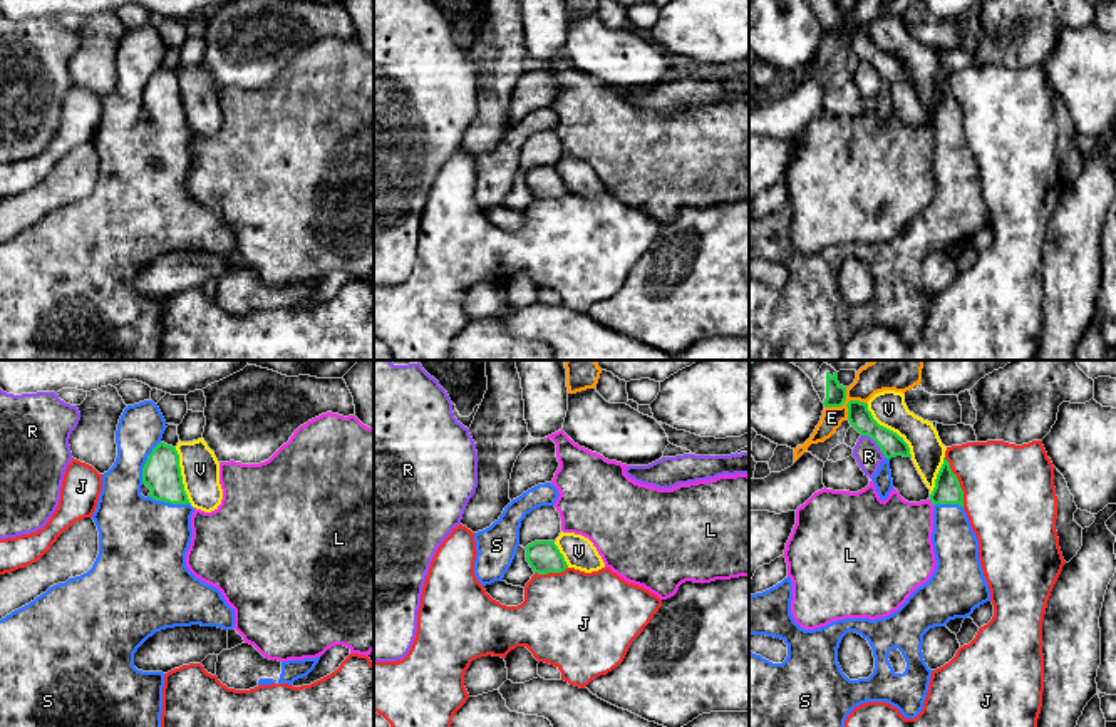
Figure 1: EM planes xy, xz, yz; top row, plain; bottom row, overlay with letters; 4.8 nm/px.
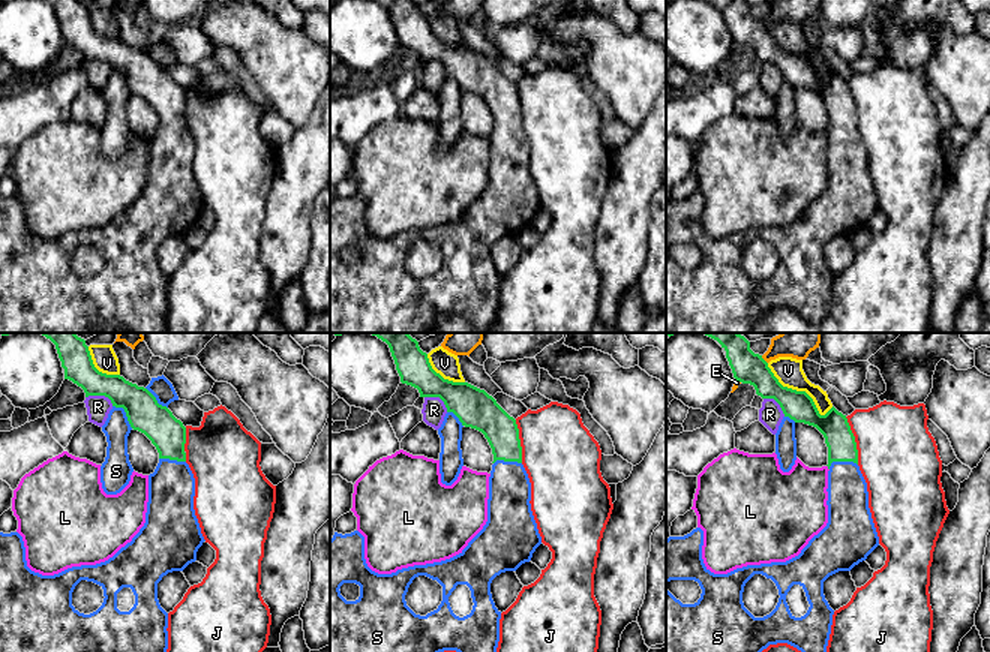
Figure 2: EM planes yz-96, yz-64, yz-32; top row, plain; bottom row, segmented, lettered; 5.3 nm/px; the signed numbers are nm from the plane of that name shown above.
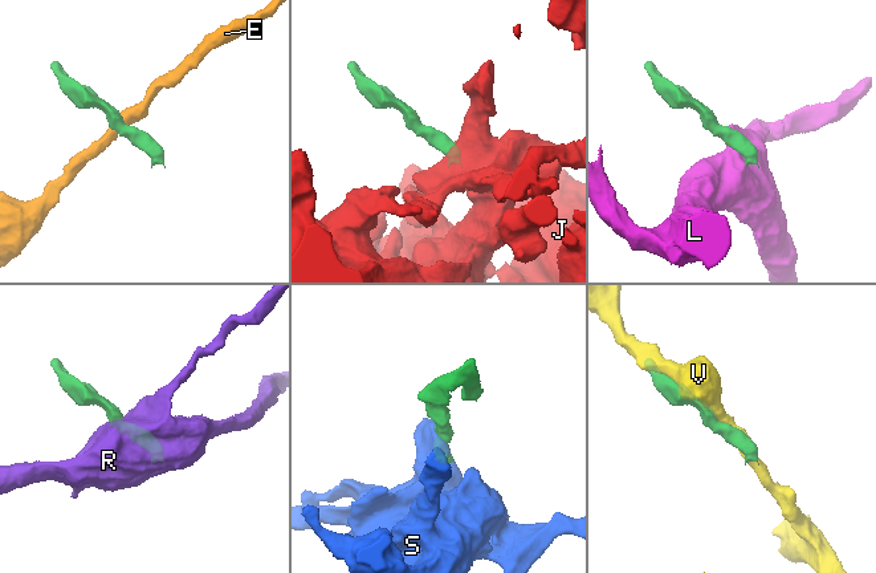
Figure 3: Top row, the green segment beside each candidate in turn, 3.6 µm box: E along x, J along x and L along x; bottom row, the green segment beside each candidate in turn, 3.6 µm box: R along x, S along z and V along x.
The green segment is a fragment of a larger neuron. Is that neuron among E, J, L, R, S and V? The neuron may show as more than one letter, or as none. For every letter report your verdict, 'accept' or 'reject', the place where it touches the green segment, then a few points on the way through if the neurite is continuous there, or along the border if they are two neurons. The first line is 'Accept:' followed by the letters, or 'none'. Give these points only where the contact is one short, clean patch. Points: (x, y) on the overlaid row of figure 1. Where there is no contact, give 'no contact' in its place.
Accept: S
E: reject; contact yz (843, 402); border yz (867, 402), (848, 401), (840, 406), (825, 407)
J: reject; contact yz (959, 483); border yz (944, 458), (959, 483), (964, 506)
L: reject; contact yz (932, 503); border yz (929, 500), (934, 505)
R: reject; contact yz (875, 441); border yz (862, 434), (867, 434), (885, 456)
S: accept; contact xy (146, 463)
V: reject; contact yz (888, 429)

